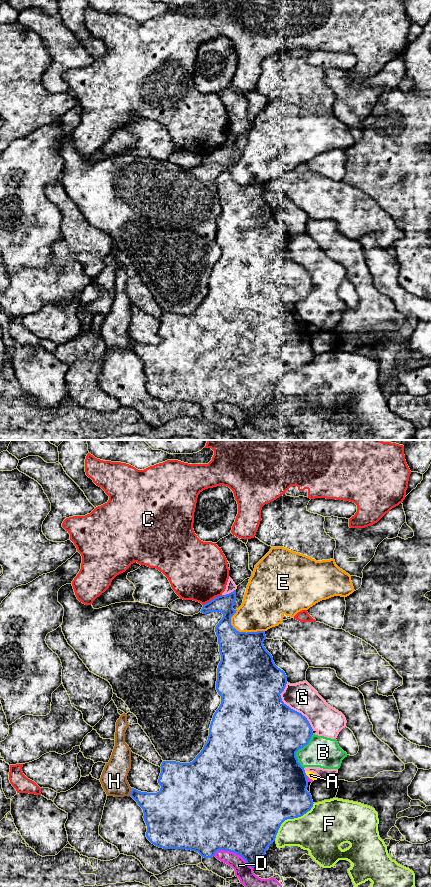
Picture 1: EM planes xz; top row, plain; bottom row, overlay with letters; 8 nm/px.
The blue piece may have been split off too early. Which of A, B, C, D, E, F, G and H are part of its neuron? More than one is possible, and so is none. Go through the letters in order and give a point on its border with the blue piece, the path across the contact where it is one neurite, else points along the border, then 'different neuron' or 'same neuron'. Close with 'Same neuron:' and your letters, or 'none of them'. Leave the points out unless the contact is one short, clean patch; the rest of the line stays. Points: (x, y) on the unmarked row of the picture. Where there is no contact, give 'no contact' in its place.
A: contact xz (305, 325); different neuron
B: contact xz (298, 301); different neuron
C: contact xz (213, 151); different neuron
D: contact xz (233, 404); different neuron
E: contact xz (244, 184); different neuron
F: contact xz (292, 370); different neuron
G: contact xz (290, 260); different neuron
H: contact xz (131, 344); border xz (131, 340), (129, 347); different neuron
Same neuron: none of them

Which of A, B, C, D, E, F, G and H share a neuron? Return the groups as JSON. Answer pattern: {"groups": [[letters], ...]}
{"groups": [["A"], ["B", "G"], ["C"], ["D"], ["E", "F"], ["H"]]}

